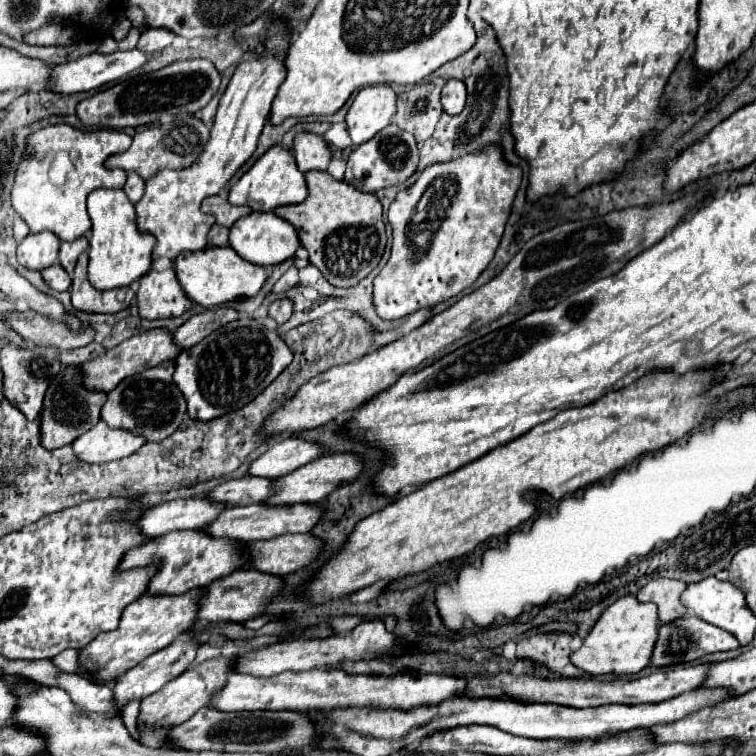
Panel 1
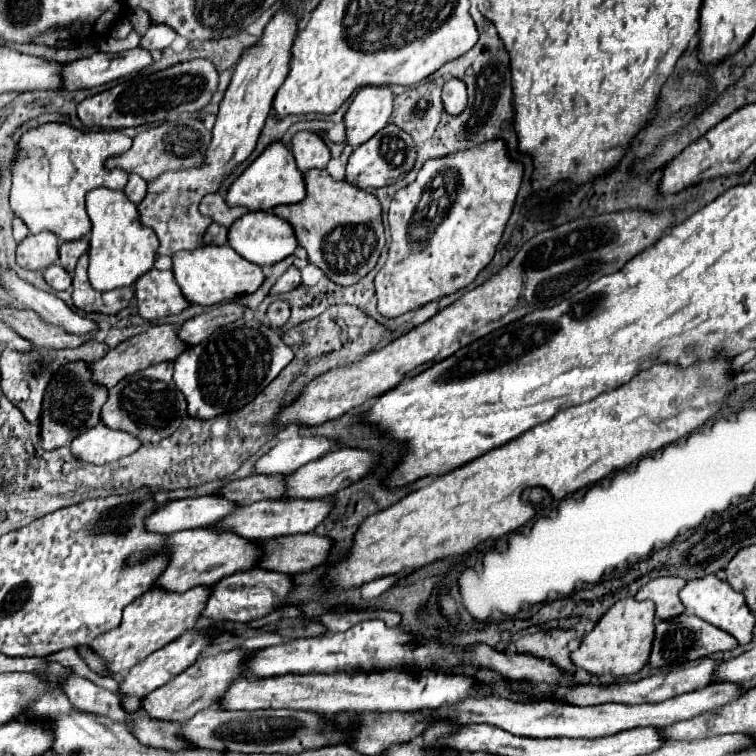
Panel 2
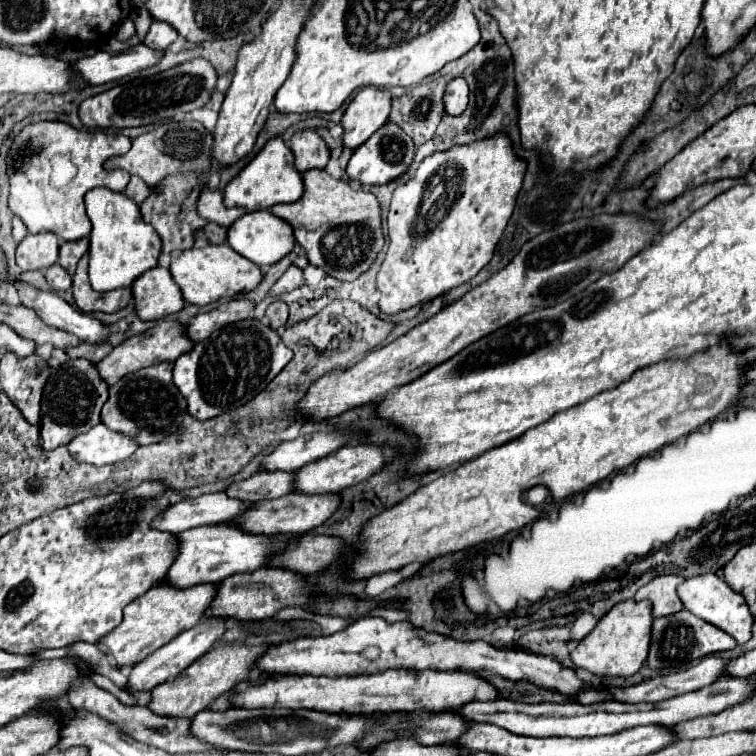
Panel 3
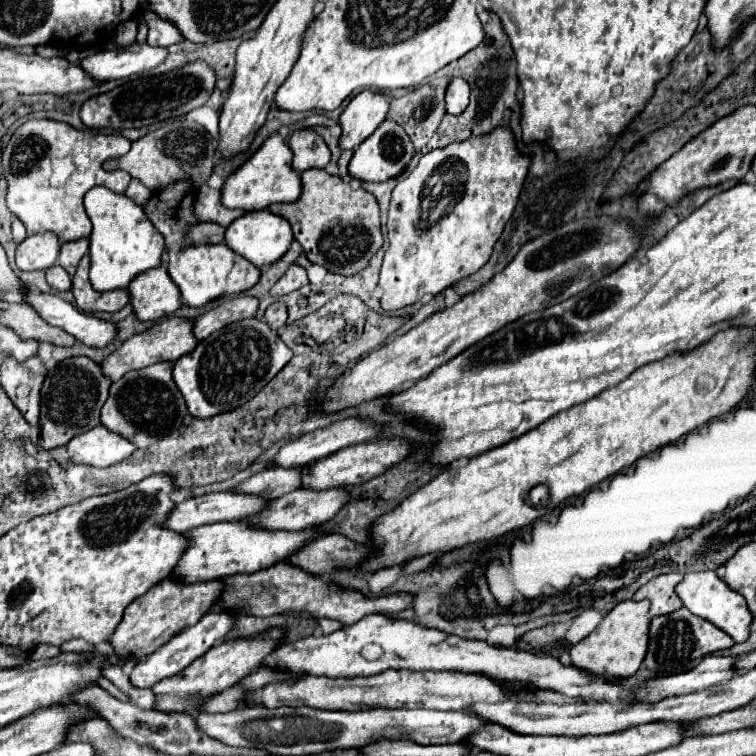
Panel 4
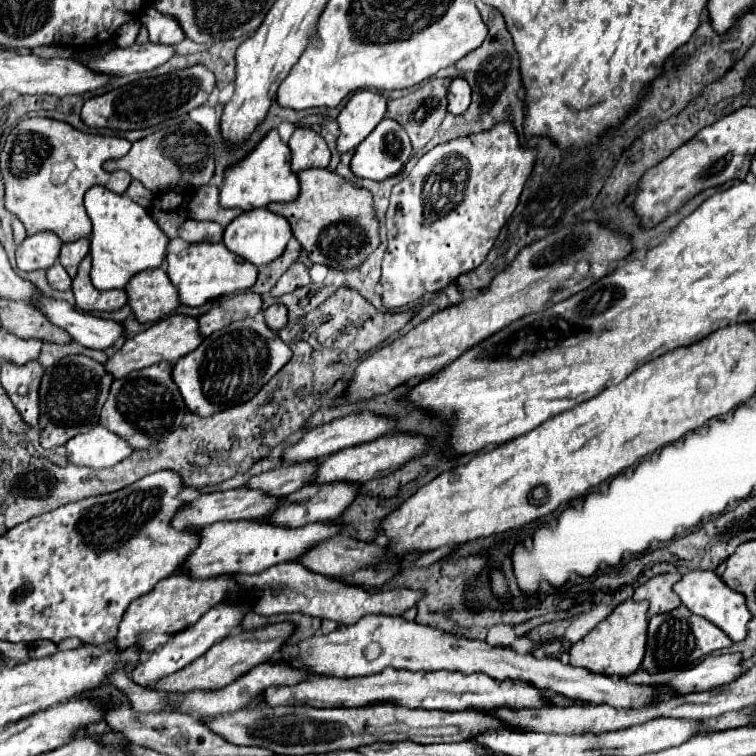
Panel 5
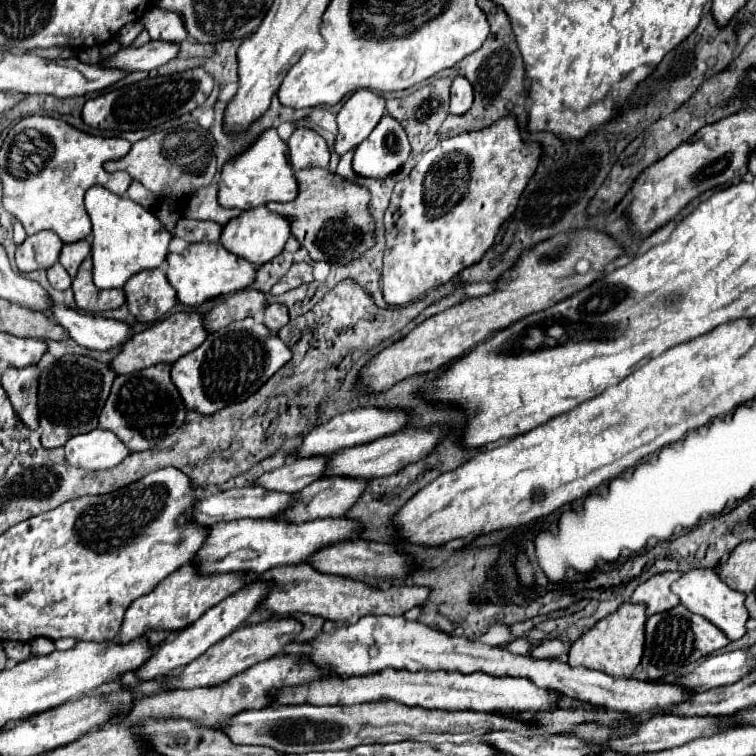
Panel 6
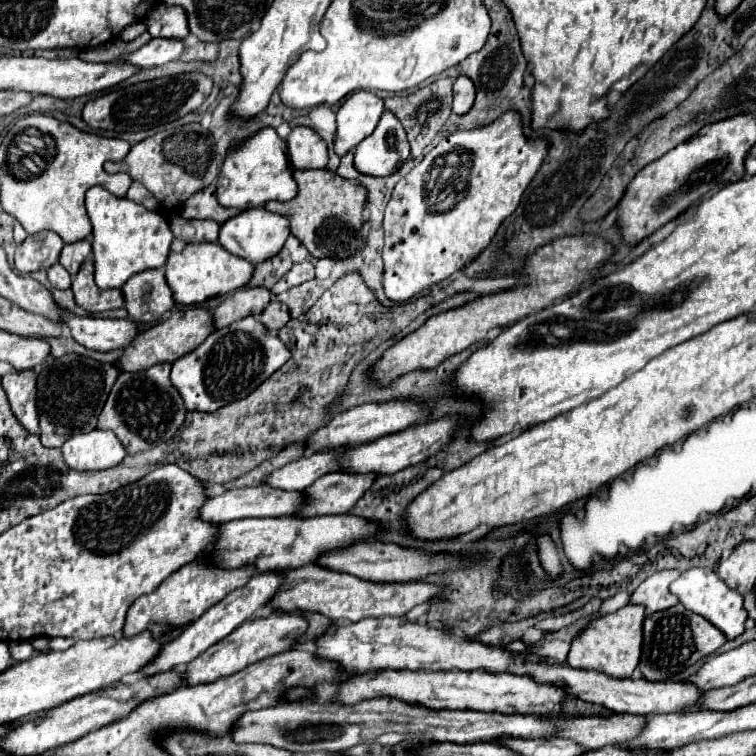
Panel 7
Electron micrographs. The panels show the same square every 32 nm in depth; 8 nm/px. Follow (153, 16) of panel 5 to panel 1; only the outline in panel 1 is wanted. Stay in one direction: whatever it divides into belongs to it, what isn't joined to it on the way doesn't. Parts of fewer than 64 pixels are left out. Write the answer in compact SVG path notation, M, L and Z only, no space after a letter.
M148 28L146 32L142 32L140 40L138 40L138 48L152 54L152 52L160 52L164 48L168 48L174 40L174 32L168 32L166 28Z

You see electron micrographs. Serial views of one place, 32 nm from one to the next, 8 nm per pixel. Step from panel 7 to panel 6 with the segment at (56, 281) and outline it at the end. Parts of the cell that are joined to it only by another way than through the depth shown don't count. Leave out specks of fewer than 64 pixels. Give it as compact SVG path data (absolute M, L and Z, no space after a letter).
M58 262L52 268L48 268L48 280L50 280L52 288L58 288L58 290L66 290L72 284L70 274Z

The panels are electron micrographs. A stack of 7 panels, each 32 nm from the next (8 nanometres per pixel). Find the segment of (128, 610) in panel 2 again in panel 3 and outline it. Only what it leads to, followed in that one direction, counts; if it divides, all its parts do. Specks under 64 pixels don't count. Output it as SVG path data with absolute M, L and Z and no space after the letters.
M156 584L150 588L142 598L136 598L124 608L124 620L120 626L116 626L108 636L104 636L100 642L114 654L116 666L134 666L140 660L144 660L148 654L158 650L160 646L168 644L174 636L180 632L196 626L204 612L208 610L208 604L212 602L212 596L216 596L216 584L196 584L192 588L172 588L170 584Z

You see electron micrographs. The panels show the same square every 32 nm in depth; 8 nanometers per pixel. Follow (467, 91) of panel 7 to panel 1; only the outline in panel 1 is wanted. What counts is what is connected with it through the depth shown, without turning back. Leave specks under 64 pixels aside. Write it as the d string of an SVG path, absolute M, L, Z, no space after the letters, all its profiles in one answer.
M448 80L442 88L442 106L446 114L460 114L466 104L466 88L462 80Z

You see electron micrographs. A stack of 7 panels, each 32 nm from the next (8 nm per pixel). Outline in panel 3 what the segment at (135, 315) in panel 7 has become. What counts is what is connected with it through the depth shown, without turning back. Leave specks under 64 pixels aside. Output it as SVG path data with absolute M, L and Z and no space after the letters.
M150 268L132 282L134 310L140 320L160 320L184 306L180 288L168 268Z

